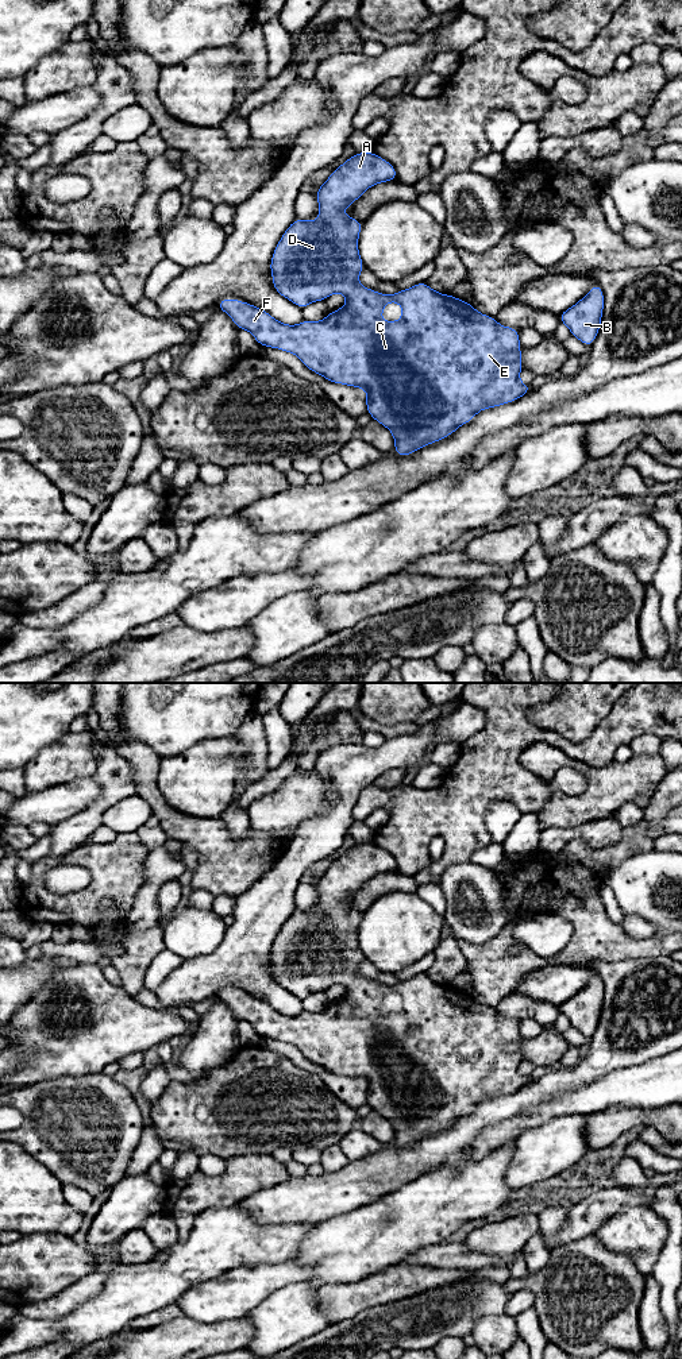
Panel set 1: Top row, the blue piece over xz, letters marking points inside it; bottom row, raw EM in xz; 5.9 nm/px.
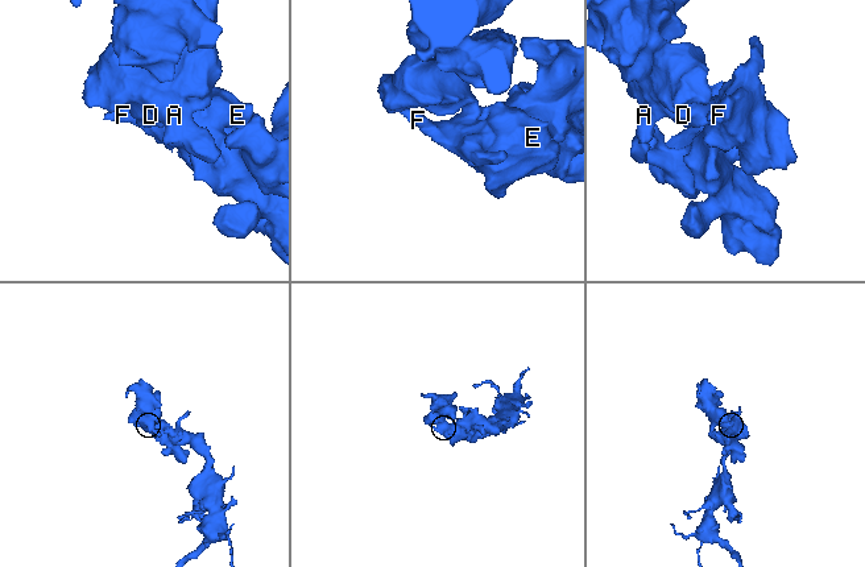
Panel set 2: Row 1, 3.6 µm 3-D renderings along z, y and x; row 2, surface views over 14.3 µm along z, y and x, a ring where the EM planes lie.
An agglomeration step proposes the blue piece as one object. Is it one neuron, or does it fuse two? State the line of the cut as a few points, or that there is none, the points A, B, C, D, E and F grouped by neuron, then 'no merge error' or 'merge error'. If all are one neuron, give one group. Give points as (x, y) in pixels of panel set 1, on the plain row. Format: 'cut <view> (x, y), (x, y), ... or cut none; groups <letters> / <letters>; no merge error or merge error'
cut none; groups A B C D E F; no merge error

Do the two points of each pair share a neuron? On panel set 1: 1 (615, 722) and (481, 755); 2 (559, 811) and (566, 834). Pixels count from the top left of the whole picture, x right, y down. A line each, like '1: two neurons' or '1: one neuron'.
1: one neuron
2: two neurons

